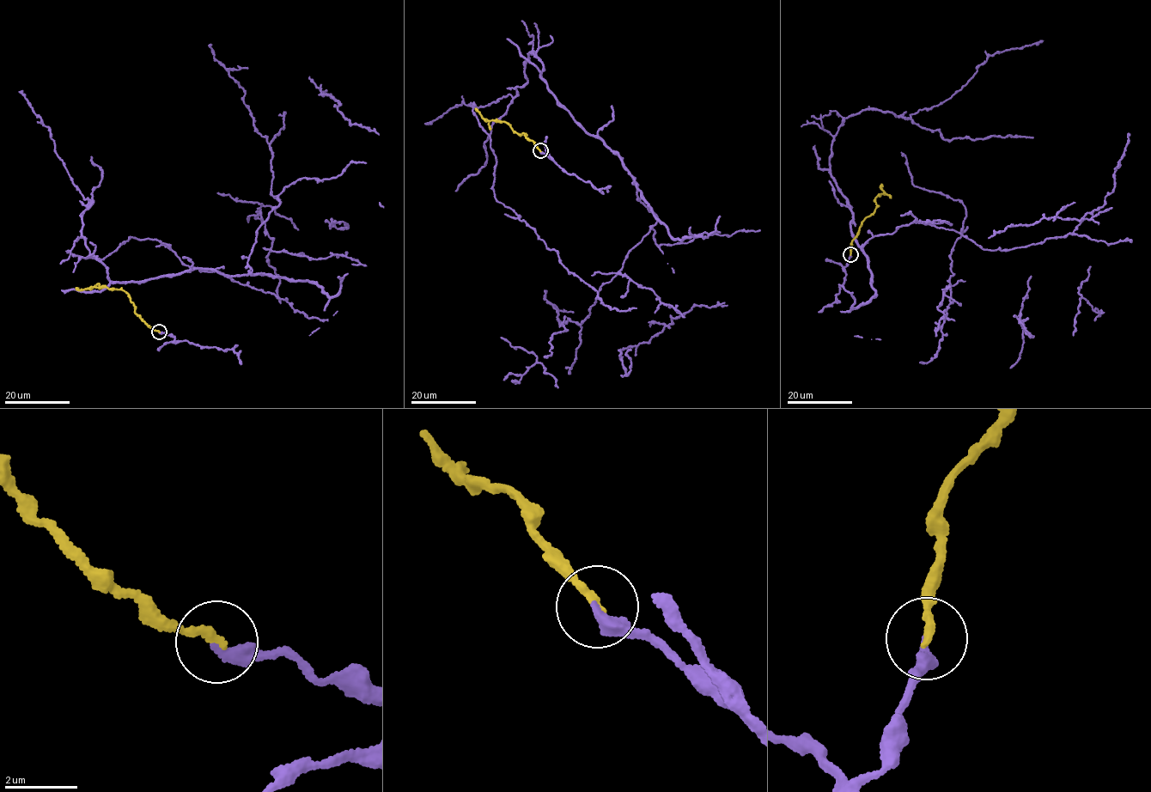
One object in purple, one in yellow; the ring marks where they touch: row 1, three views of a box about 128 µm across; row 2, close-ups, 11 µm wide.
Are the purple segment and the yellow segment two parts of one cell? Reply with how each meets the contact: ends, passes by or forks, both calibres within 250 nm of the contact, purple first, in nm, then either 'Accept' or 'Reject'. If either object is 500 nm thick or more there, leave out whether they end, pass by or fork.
At the ring purple ends. At the ring yellow ends. Thickness 360 nm (purple) against 240 nm. Accept

